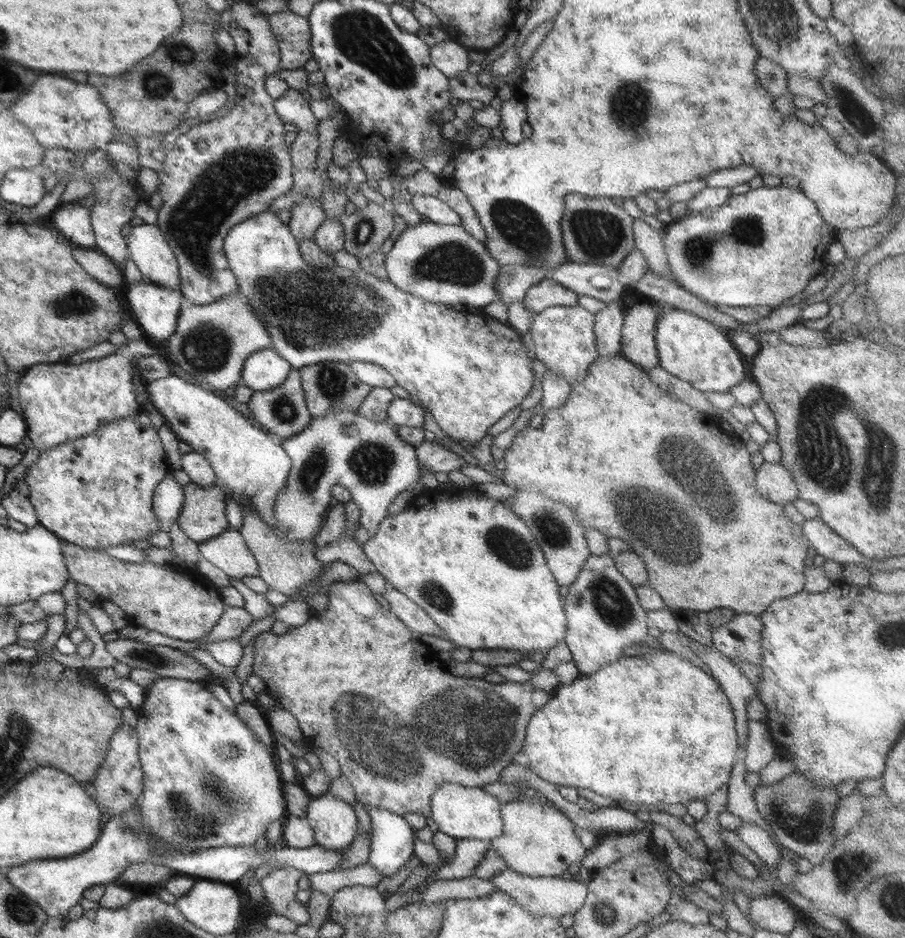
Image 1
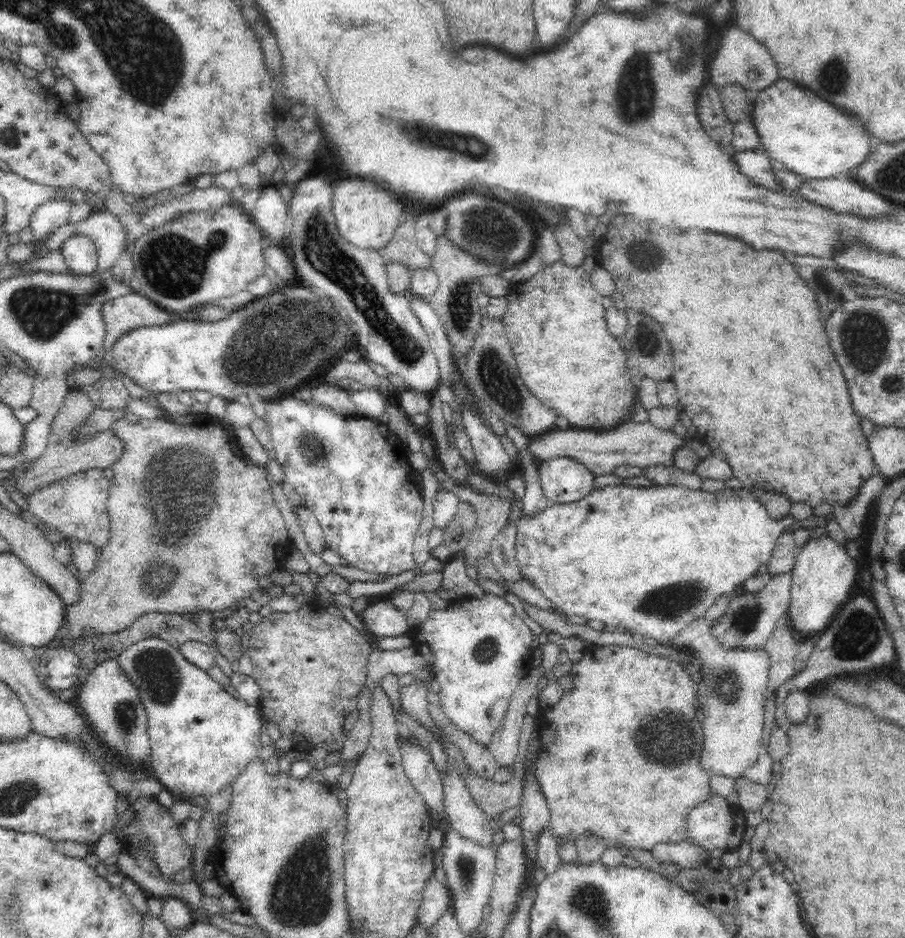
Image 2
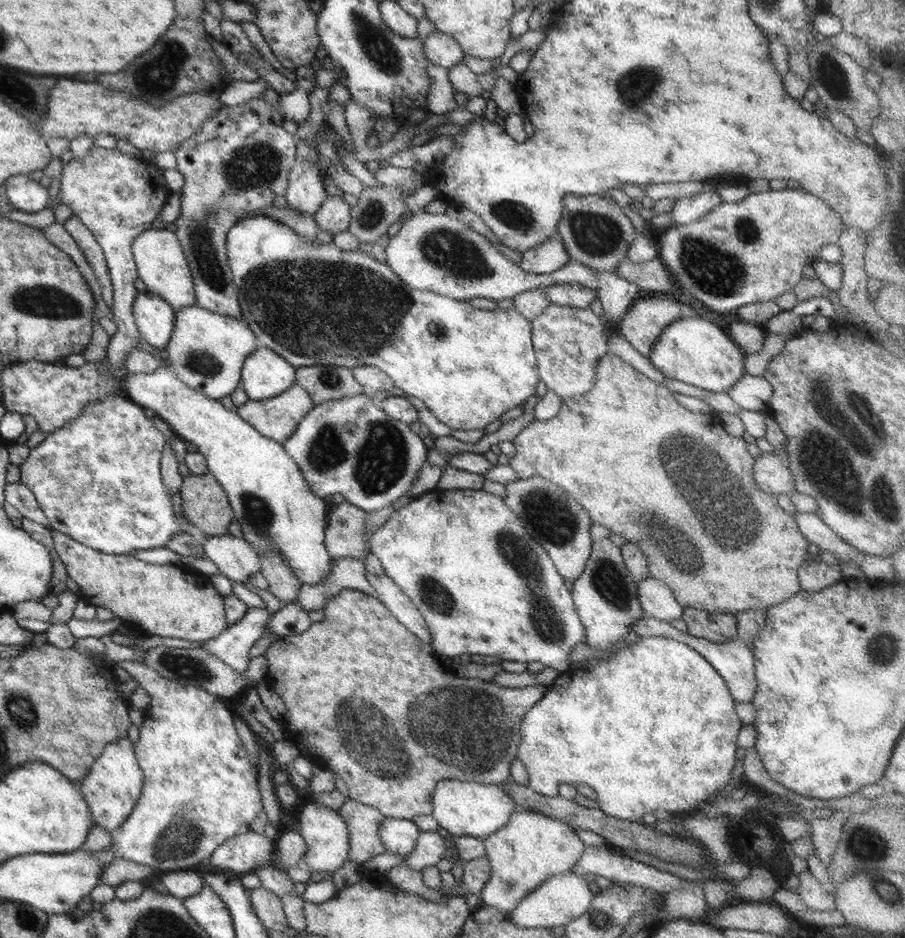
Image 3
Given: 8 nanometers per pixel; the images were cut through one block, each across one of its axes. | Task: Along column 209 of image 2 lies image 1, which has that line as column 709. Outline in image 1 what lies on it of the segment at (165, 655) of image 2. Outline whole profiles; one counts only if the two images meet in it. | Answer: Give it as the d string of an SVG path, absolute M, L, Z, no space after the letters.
M665 647L654 648L642 656L634 655L633 658L617 662L625 670L597 670L595 673L585 676L579 675L570 684L559 684L551 696L549 702L537 709L525 727L525 736L520 748L519 759L523 765L529 768L535 776L549 782L549 784L563 785L566 787L587 788L595 794L611 798L618 806L636 809L638 806L651 806L651 804L683 804L687 805L691 800L703 800L715 792L721 785L729 780L733 762L738 752L738 736L734 726L734 716L728 705L728 700L717 682L713 681L705 671L693 665L691 661L675 655Z

